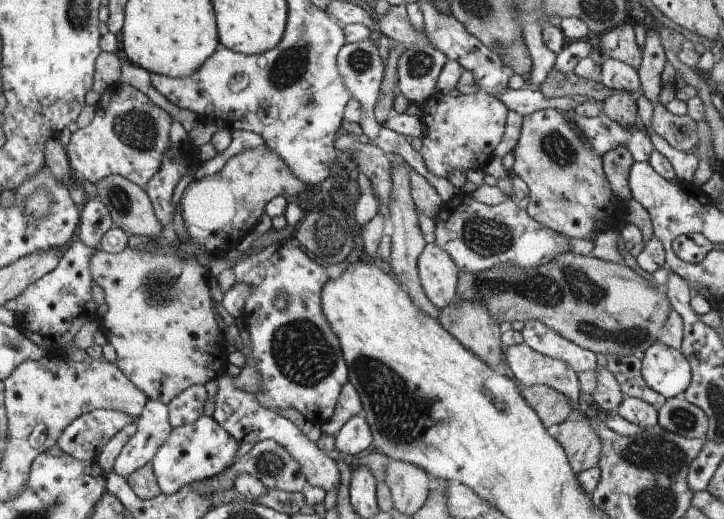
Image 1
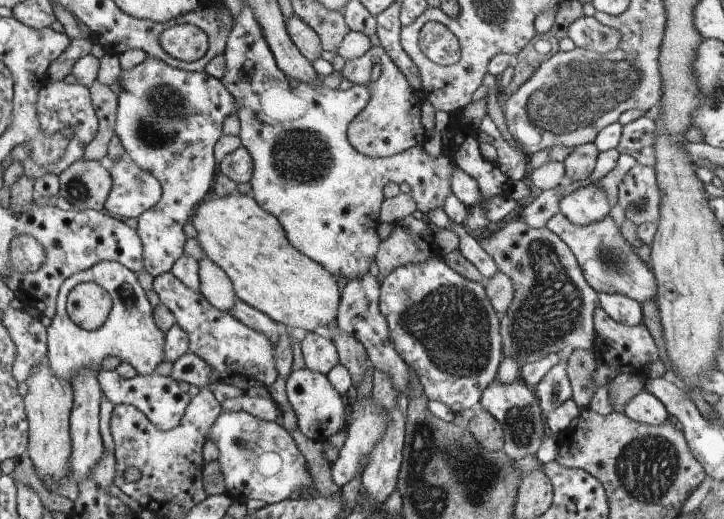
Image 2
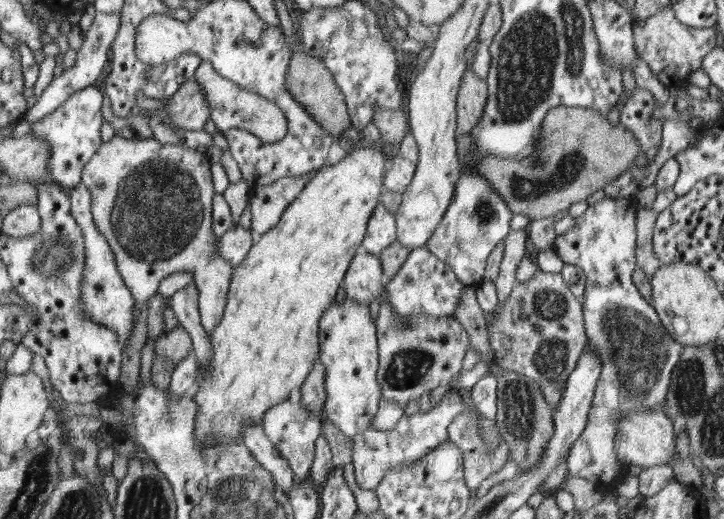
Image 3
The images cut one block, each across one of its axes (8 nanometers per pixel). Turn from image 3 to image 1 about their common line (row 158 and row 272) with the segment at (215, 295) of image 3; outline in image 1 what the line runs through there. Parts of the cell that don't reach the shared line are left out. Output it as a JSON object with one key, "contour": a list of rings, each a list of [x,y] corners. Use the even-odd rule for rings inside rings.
{"contour":[[[265,145],[262,147],[249,148],[248,150],[239,152],[237,155],[231,156],[226,161],[226,164],[222,167],[220,172],[217,172],[212,176],[205,176],[200,180],[196,179],[192,181],[182,193],[181,201],[179,202],[182,212],[181,215],[191,241],[187,242],[187,247],[182,246],[182,244],[180,244],[179,247],[185,249],[184,254],[186,255],[176,253],[179,247],[168,247],[167,253],[163,253],[162,251],[159,251],[159,247],[156,247],[154,244],[146,248],[146,251],[143,251],[142,249],[135,249],[126,245],[126,248],[124,248],[122,252],[117,252],[116,254],[106,252],[102,248],[98,248],[92,255],[90,261],[91,277],[93,278],[94,284],[98,284],[98,286],[104,290],[105,302],[108,305],[106,314],[99,318],[100,330],[104,333],[104,336],[106,336],[107,342],[110,343],[116,351],[117,357],[114,362],[116,366],[118,366],[118,368],[120,368],[126,376],[130,377],[132,382],[136,384],[136,386],[140,388],[146,396],[148,396],[149,400],[156,399],[164,404],[168,404],[169,402],[172,402],[172,400],[174,400],[174,398],[176,398],[176,396],[178,396],[181,392],[184,392],[187,388],[194,386],[194,384],[204,385],[206,382],[210,382],[210,380],[219,378],[222,374],[224,374],[229,364],[227,343],[225,342],[224,334],[218,330],[216,313],[212,305],[213,302],[211,300],[211,294],[208,292],[208,280],[204,278],[204,276],[206,276],[206,267],[200,264],[198,257],[192,253],[190,245],[194,244],[197,249],[202,249],[203,252],[212,256],[211,252],[218,250],[218,248],[228,248],[228,246],[230,246],[230,244],[234,244],[234,242],[239,243],[254,228],[254,225],[258,222],[261,214],[266,212],[266,206],[272,199],[277,196],[285,196],[287,199],[293,200],[293,196],[296,196],[296,199],[296,194],[302,194],[302,192],[306,189],[312,190],[313,193],[317,190],[314,188],[307,188],[304,182],[301,181],[299,177],[292,172],[292,169],[284,162],[284,160],[280,158],[280,155],[277,155],[277,152],[274,152],[274,150]]]}

